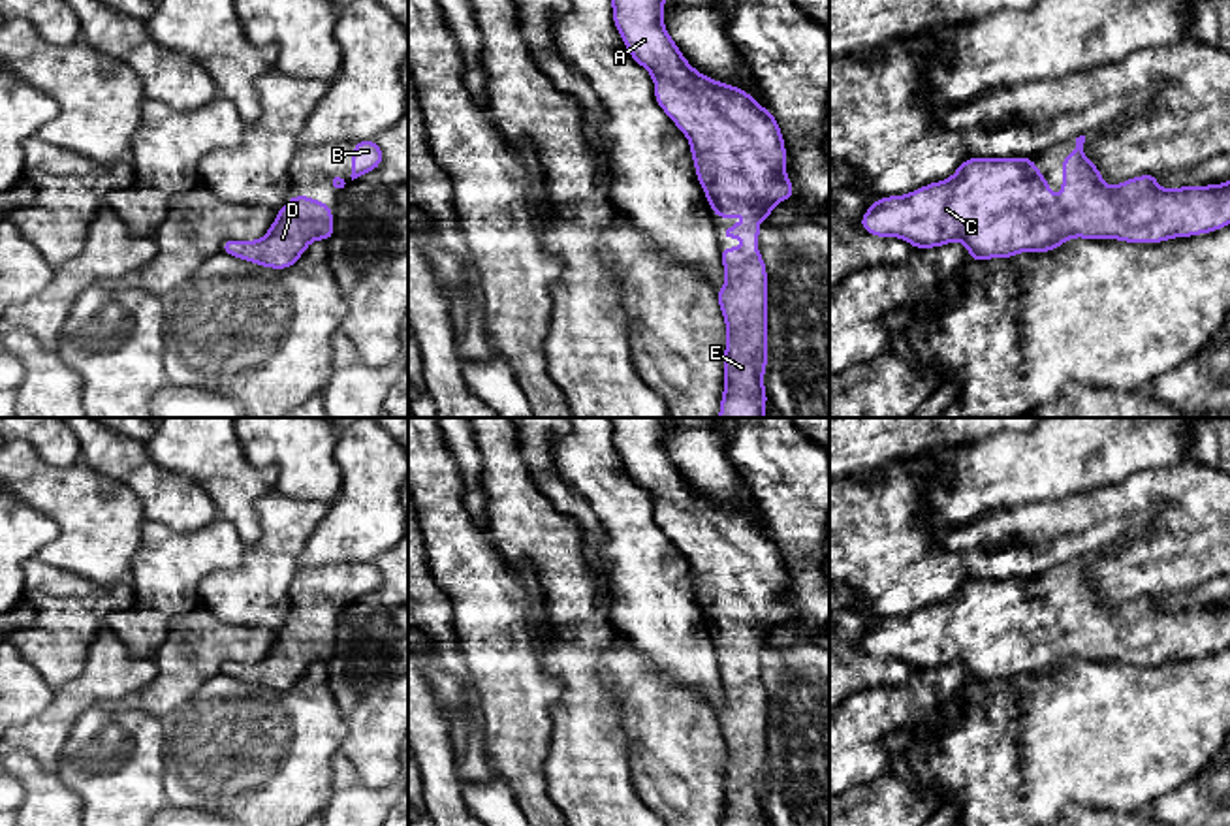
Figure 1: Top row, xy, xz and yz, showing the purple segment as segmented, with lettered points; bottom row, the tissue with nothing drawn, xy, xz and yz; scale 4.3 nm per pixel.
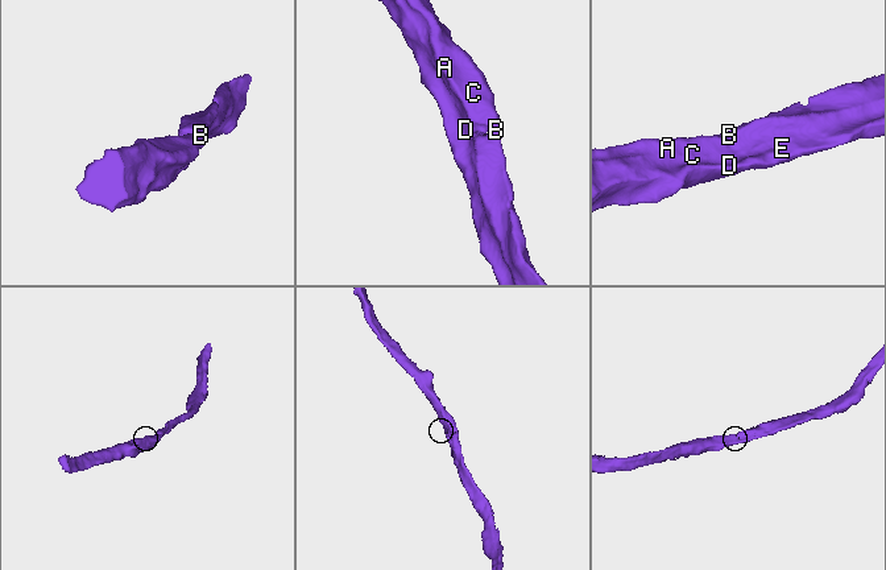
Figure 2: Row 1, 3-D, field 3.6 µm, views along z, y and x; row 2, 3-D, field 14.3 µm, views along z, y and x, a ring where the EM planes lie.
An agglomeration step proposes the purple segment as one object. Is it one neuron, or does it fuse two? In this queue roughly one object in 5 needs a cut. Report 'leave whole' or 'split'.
leave whole

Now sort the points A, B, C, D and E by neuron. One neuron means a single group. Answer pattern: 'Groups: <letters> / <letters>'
Groups: A B C D E

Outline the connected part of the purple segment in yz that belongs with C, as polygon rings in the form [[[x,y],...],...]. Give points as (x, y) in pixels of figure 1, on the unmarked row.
[[[1085,557],[1076,559],[1072,576],[1063,580],[1061,617],[1051,617],[1033,580],[965,581],[946,602],[905,617],[878,619],[859,642],[876,659],[899,659],[914,670],[935,670],[961,662],[974,683],[1008,681],[1019,674],[1049,674],[1068,660],[1117,660],[1160,664],[1217,653],[1230,645],[1230,602],[1207,608],[1159,610],[1157,596],[1140,596],[1108,608],[1098,589],[1083,578]]]

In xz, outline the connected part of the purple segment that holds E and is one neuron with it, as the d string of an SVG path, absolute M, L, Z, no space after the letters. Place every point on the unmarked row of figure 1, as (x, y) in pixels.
M609 418L613 444L630 478L654 502L654 521L675 548L688 559L696 598L711 632L718 640L749 636L720 653L722 660L743 659L741 670L720 670L726 702L717 713L726 743L724 815L720 826L765 826L764 794L767 786L767 692L756 660L760 642L769 642L771 630L794 617L786 598L786 568L775 536L764 531L741 508L718 504L694 491L664 448L668 418Z

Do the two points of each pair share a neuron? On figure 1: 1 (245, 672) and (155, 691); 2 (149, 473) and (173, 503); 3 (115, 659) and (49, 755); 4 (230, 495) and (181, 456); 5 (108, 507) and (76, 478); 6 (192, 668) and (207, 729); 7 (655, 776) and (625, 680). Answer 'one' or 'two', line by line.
1: two
2: one
3: one
4: one
5: one
6: two
7: one

